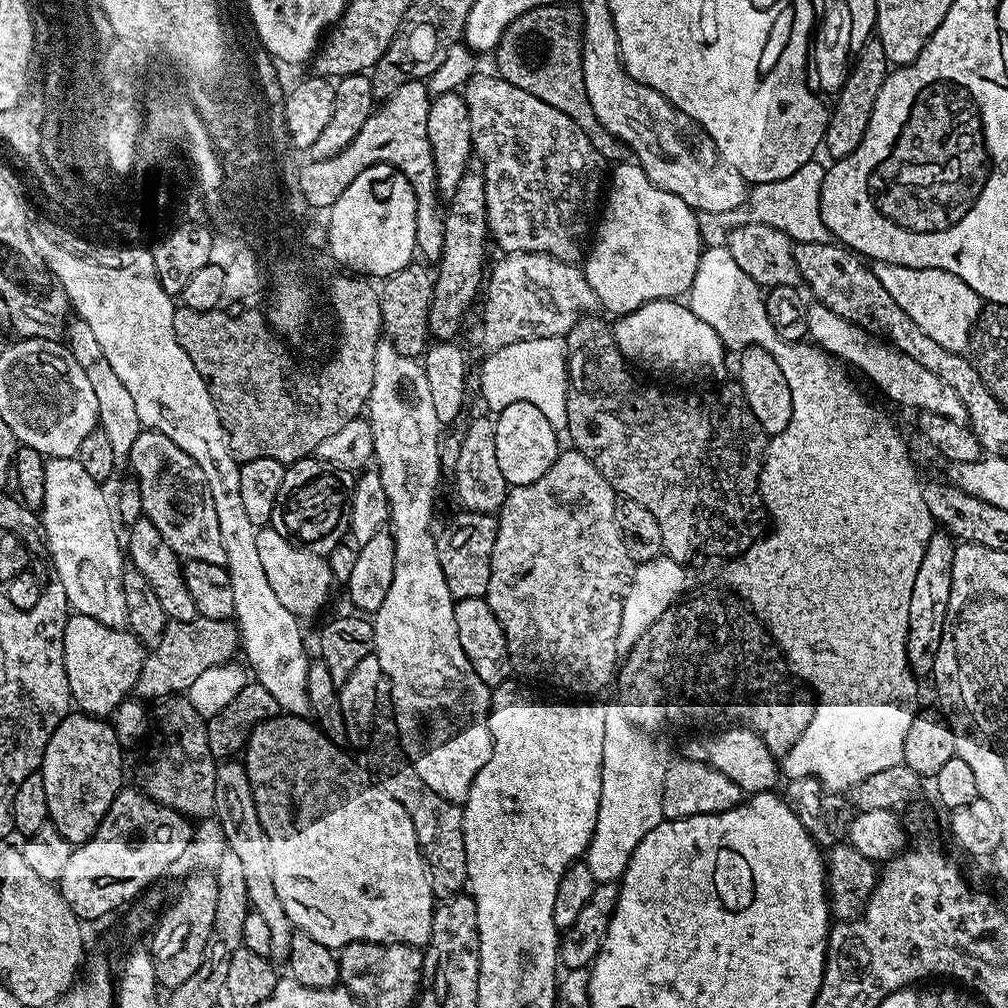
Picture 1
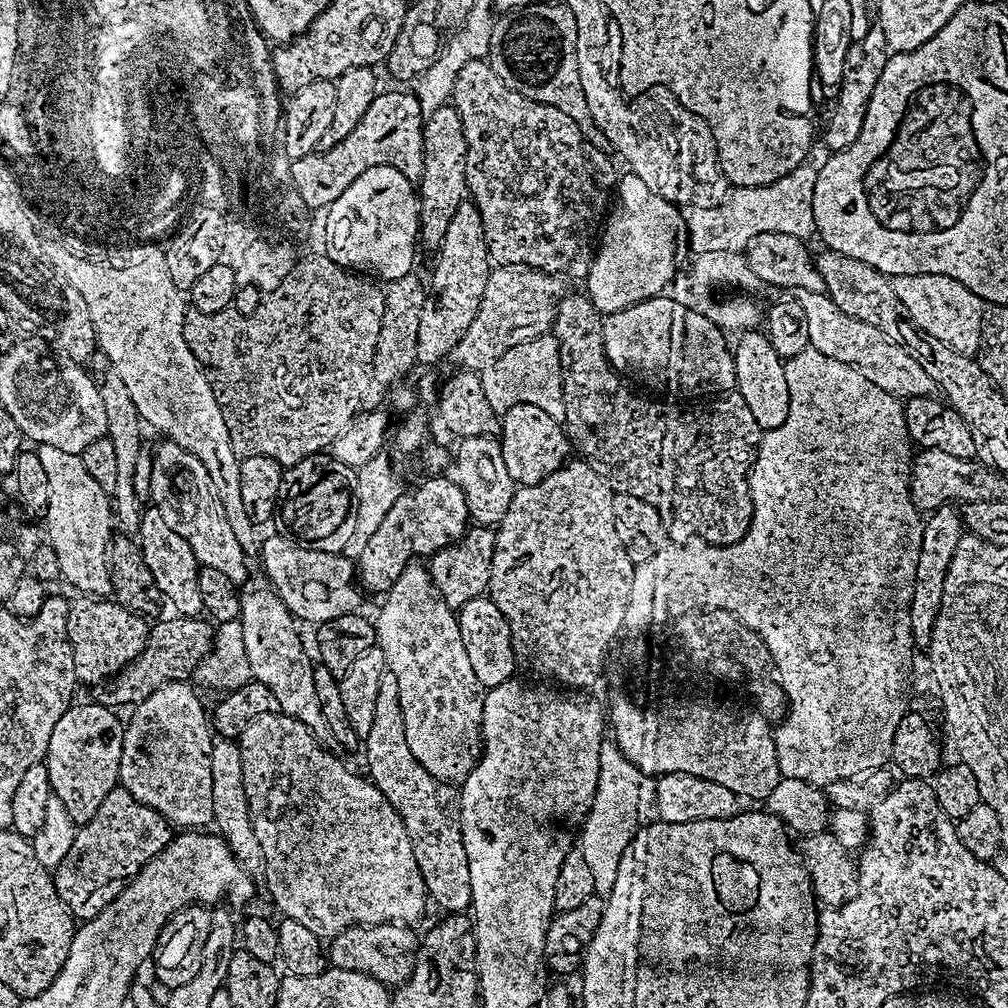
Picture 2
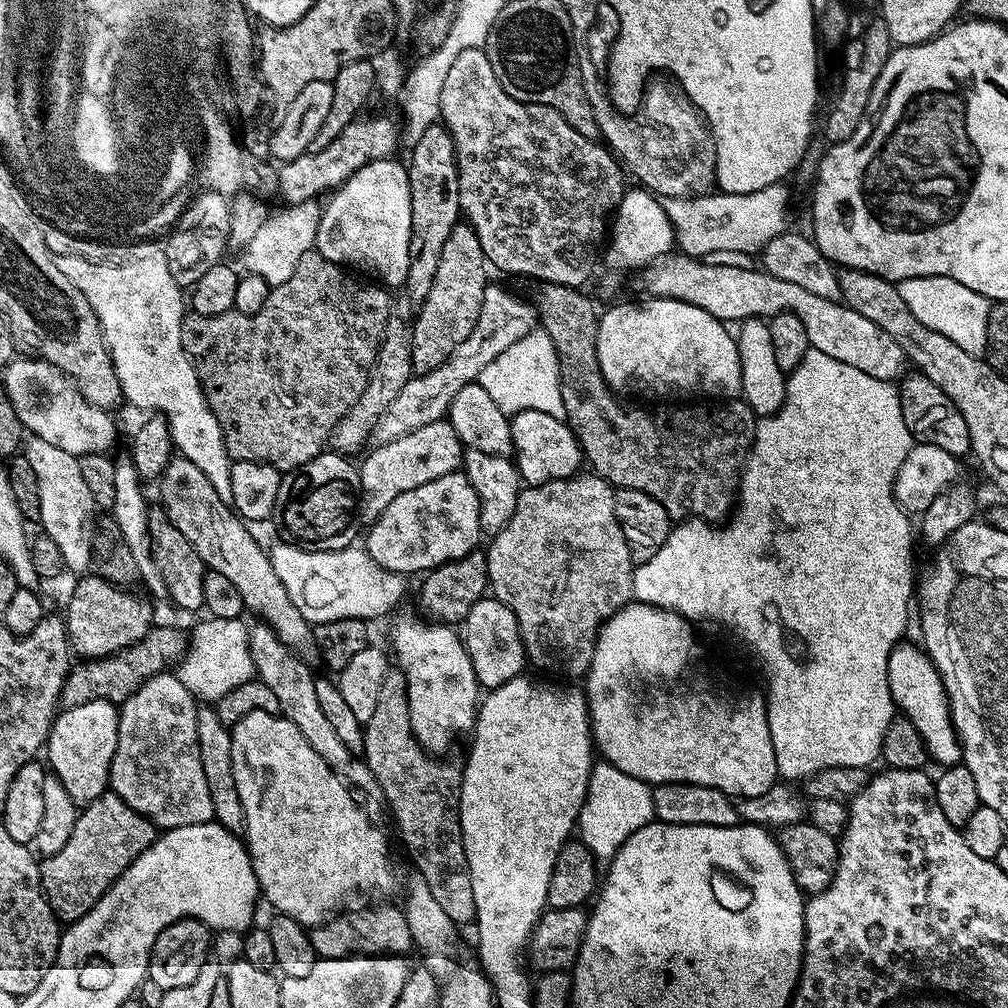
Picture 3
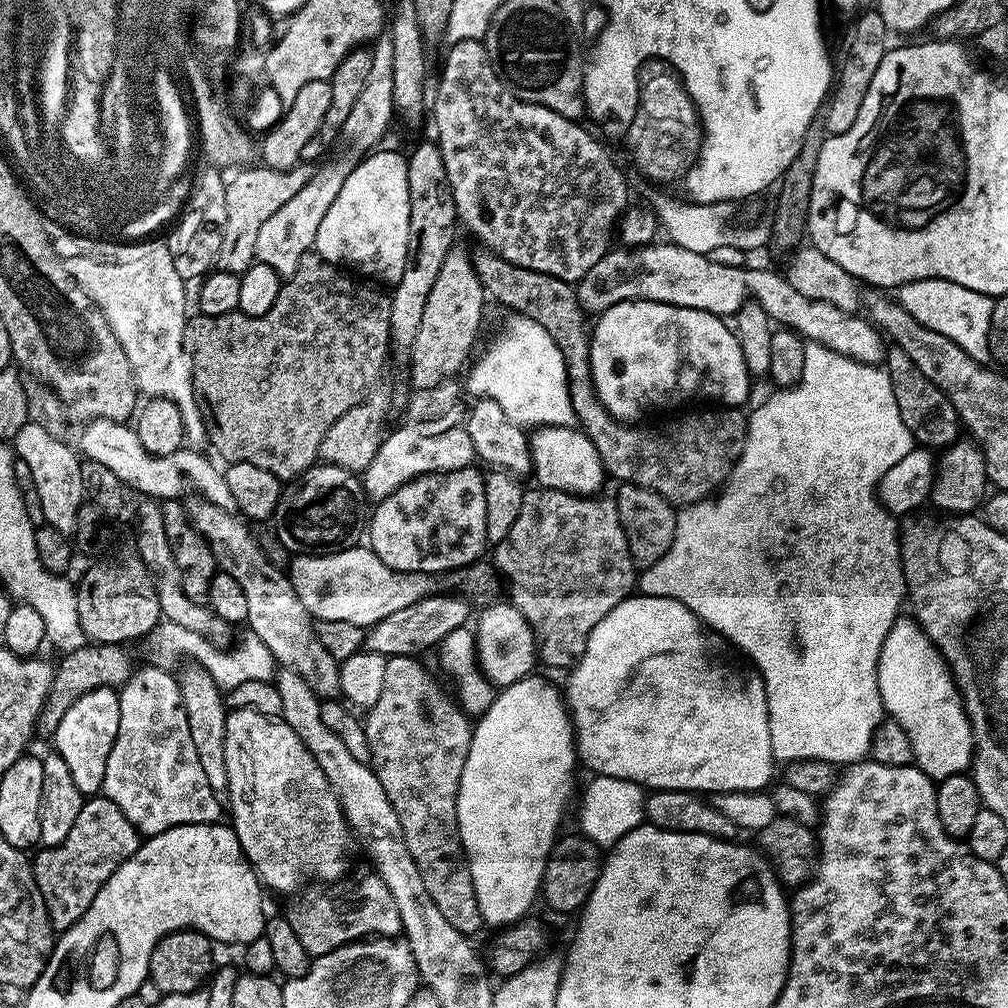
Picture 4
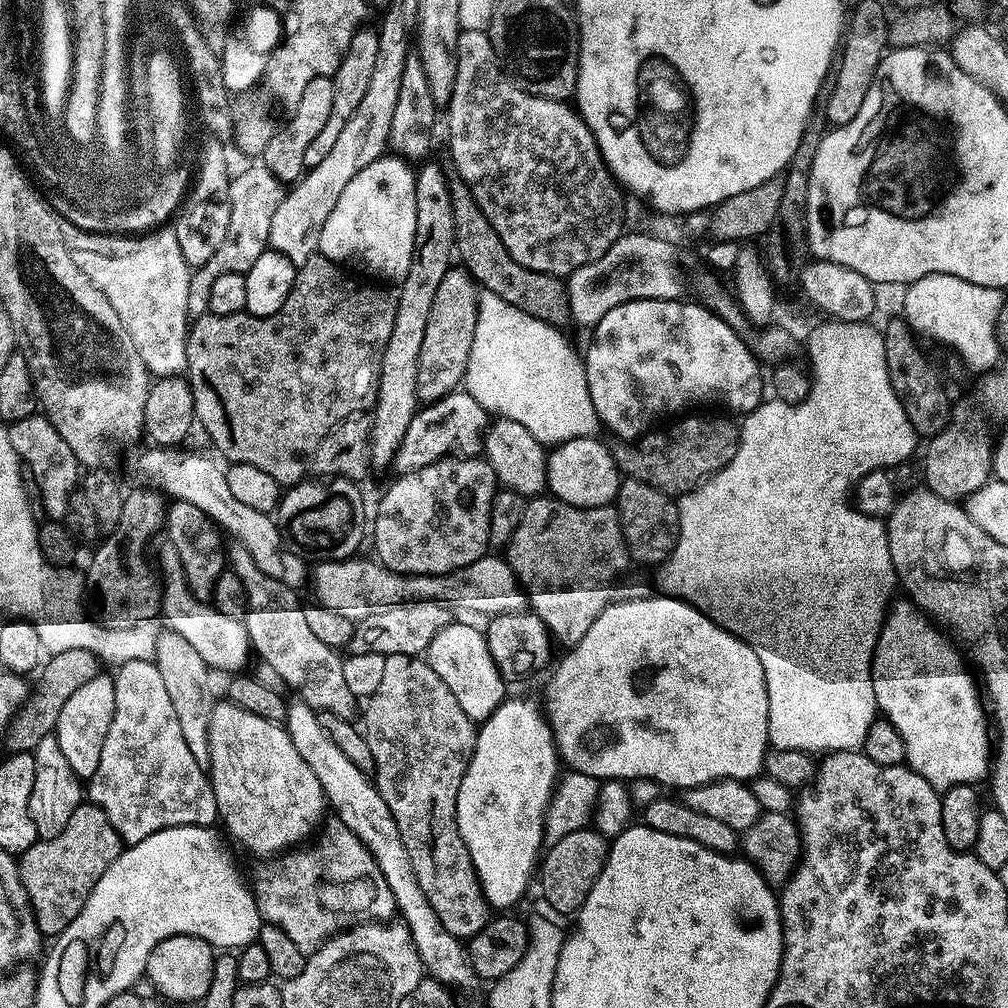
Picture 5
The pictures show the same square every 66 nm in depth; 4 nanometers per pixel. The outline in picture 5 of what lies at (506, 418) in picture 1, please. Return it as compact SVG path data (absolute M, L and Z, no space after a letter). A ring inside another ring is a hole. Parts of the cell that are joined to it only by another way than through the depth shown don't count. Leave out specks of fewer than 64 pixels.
M593 436L568 439L547 453L545 483L556 499L579 508L604 508L615 503L622 473L616 464L615 453L599 440Z

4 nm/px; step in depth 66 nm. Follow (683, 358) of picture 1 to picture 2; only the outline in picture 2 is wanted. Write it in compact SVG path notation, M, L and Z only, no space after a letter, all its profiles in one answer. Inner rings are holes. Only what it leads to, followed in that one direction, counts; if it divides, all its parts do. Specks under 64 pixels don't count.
M661 294L658 296L651 296L649 300L643 300L638 302L634 306L626 306L626 310L618 310L617 312L607 313L604 322L604 345L606 346L606 358L610 362L610 366L614 371L620 373L625 378L631 378L633 376L636 380L641 380L644 384L649 384L652 388L657 388L657 393L663 394L668 398L680 398L676 396L704 396L703 398L716 398L721 394L727 394L736 387L735 378L735 364L732 357L733 349L726 341L725 333L720 329L709 316L705 316L703 311L697 310L696 312L692 308L687 308L684 304L679 304L676 300L671 300L668 294Z

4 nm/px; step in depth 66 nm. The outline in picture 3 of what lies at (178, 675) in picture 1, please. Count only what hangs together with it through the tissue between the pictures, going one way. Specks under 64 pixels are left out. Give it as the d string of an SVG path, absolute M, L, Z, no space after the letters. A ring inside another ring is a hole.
M154 626L141 640L134 642L128 648L116 652L113 656L88 658L77 666L69 667L68 677L64 679L60 708L82 706L82 702L108 700L117 706L124 703L130 694L137 692L150 678L159 672L167 672L180 663L181 657L188 649L188 638L176 628L160 628Z

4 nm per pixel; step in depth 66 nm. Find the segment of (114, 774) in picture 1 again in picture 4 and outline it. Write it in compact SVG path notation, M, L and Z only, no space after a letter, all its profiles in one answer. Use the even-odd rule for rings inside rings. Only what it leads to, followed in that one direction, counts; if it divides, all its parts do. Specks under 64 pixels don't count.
M95 688L90 694L84 694L66 710L62 722L58 722L54 733L55 751L66 762L70 770L70 778L74 786L86 798L91 798L104 787L106 774L106 758L110 758L110 750L114 746L114 738L118 734L118 718L120 717L120 693L116 688Z

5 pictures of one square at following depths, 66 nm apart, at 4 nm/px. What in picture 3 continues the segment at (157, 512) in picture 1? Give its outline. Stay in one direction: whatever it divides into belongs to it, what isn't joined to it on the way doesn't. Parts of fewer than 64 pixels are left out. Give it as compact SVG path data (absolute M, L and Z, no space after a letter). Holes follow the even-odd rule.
M180 456L169 460L158 481L158 487L159 503L166 510L170 522L178 526L178 531L197 551L206 568L224 574L237 587L245 609L253 608L254 611L261 612L264 615L261 616L263 623L275 630L283 644L308 665L315 665L320 660L320 650L316 647L313 625L302 618L298 606L290 602L286 586L282 586L282 582L278 582L278 574L274 574L271 555L252 537L252 532L248 529L251 527L236 515L229 501L218 498L218 490L210 485L206 474Z

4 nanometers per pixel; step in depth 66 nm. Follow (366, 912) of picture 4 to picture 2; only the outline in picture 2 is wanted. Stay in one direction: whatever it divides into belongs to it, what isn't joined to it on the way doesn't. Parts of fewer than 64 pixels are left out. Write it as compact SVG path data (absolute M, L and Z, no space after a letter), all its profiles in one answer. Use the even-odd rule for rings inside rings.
M355 924L327 941L327 963L334 968L361 972L389 986L399 986L406 983L414 970L421 941L416 930L404 924Z

